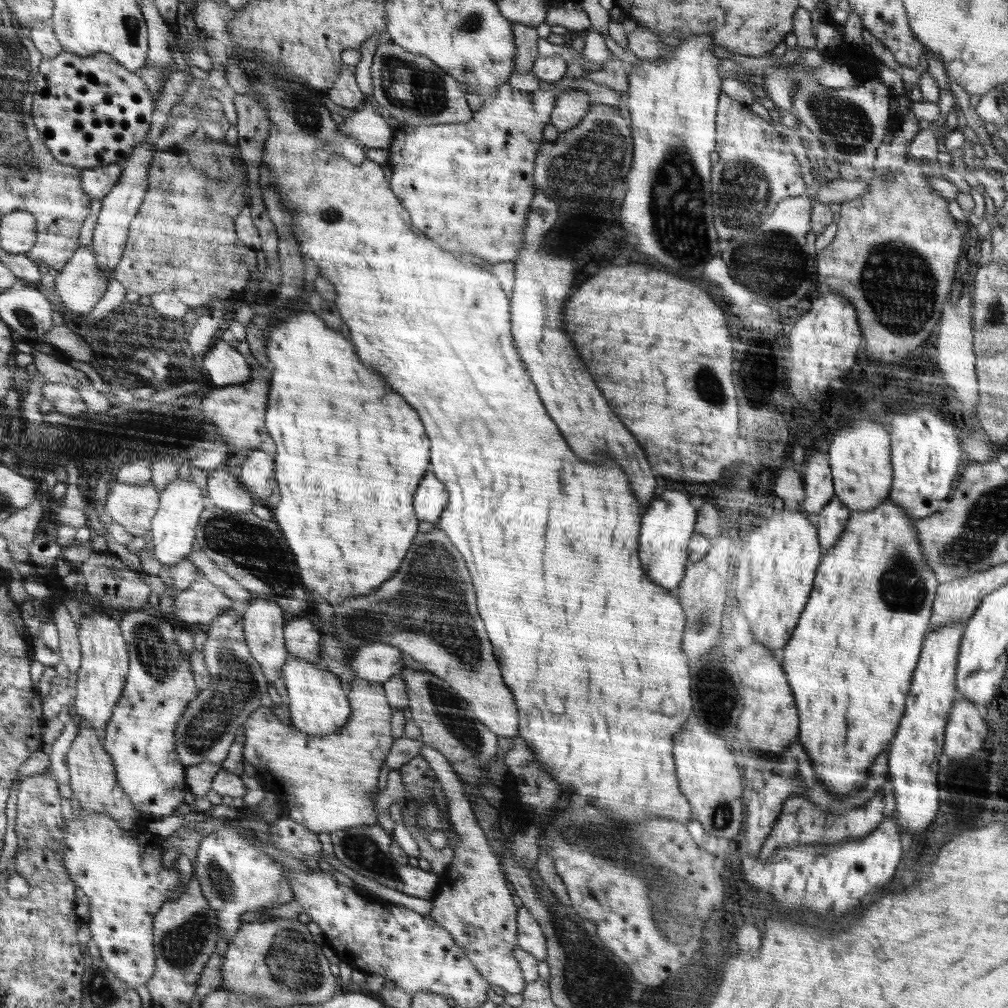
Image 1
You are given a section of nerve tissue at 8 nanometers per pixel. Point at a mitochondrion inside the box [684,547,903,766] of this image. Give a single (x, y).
(727, 689)

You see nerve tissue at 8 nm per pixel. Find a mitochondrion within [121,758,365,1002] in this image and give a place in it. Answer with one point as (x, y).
(293, 967)

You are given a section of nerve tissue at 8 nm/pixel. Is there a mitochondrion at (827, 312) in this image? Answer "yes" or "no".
no

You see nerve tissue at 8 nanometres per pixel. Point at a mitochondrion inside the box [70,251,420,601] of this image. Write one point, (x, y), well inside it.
(175, 430)

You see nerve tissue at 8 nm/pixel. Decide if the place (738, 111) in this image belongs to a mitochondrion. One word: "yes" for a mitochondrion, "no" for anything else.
no

